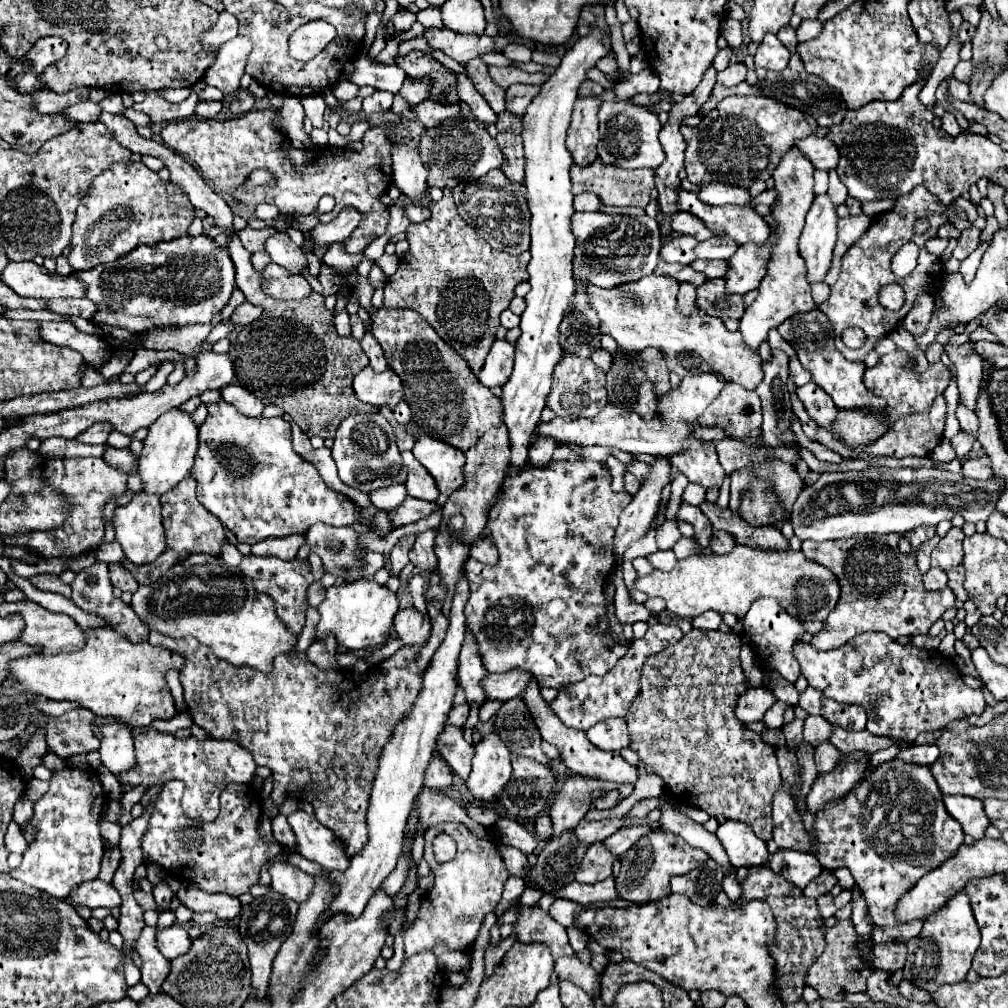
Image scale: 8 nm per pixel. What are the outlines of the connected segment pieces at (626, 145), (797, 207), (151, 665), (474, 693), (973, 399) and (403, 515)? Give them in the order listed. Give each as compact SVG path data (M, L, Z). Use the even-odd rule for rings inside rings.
M603 102L599 110L599 144L597 154L605 164L635 170L635 168L651 168L657 170L665 160L663 146L659 142L659 118L643 106L635 106L629 102Z
M791 148L773 172L775 190L779 194L775 204L771 206L771 216L777 222L771 232L775 242L773 242L771 258L767 262L767 274L757 288L759 294L755 302L745 310L741 318L741 326L739 326L739 332L743 332L743 342L755 352L759 350L761 342L767 340L767 332L771 328L777 328L781 322L785 322L789 316L797 312L807 312L809 308L815 308L815 302L811 298L811 286L807 280L807 268L797 248L797 242L805 224L805 214L809 212L815 198L813 172L815 172L815 166L811 164L811 160L807 160L807 156L799 152L799 148Z
M89 628L85 630L85 648L63 654L63 656L27 656L27 658L17 658L9 662L9 674L17 684L23 686L23 690L45 696L51 700L67 700L75 702L97 716L113 716L129 726L149 726L155 718L169 720L177 714L173 696L165 684L165 672L169 668L179 670L183 666L183 658L169 652L163 646L151 646L149 642L141 644L131 644L125 640L119 632L111 628Z
M467 630L467 636L465 636L463 648L461 648L461 656L459 656L459 670L457 670L461 686L465 688L467 704L477 702L481 706L487 700L485 692L479 686L483 672L487 672L487 670L483 668L483 662L479 660L479 648L475 644L475 638L471 636L471 630Z
M973 342L963 346L945 346L945 352L955 362L957 368L957 386L959 386L959 402L971 410L977 408L979 388L983 380L983 360L975 354Z
M409 496L399 508L395 508L395 512L391 512L391 520L393 520L393 526L403 526L403 524L411 524L411 522L421 520L435 510L439 510L437 502L427 502L427 500L419 500L419 498Z

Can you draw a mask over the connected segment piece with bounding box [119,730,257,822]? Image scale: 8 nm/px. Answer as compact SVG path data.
M155 730L135 738L135 756L137 756L137 768L119 776L123 792L135 784L153 786L153 784L165 784L169 780L183 780L187 786L181 798L183 810L189 818L201 822L211 822L217 818L219 794L227 784L231 782L249 784L257 770L251 752L247 752L243 746L231 740L215 740L215 738L197 740L195 736L179 740L173 734L161 734Z

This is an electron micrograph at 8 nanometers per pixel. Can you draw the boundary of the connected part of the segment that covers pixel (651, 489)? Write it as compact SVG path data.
M657 456L655 462L651 462L651 468L651 478L647 480L647 484L641 486L641 490L633 496L631 504L627 504L623 514L619 516L619 526L613 538L613 552L617 562L621 562L623 552L629 548L629 544L641 540L649 532L659 508L661 490L669 482L671 464L665 456Z

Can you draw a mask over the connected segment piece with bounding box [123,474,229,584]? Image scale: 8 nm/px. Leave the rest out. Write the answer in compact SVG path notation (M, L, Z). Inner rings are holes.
M193 474L185 476L175 488L171 488L171 492L165 492L161 496L161 504L163 504L163 528L165 528L165 536L167 536L167 548L165 552L151 564L143 564L143 566L133 566L129 560L123 562L125 568L131 570L131 574L135 576L135 580L139 584L151 584L155 580L159 580L169 568L173 568L179 558L183 556L191 556L191 554L211 554L211 556L219 556L223 546L229 542L223 524L217 520L217 516L213 516L211 512L207 512L197 496L195 496L195 478Z

